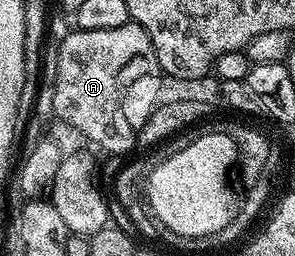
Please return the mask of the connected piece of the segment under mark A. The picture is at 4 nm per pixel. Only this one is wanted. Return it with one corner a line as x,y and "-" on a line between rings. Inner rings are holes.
133,21
120,25
120,29
71,30
59,46
56,62
54,114
63,119
74,131
91,139
98,147
122,155
138,147
138,134
148,117
158,106
156,93
163,77
152,41
139,23

